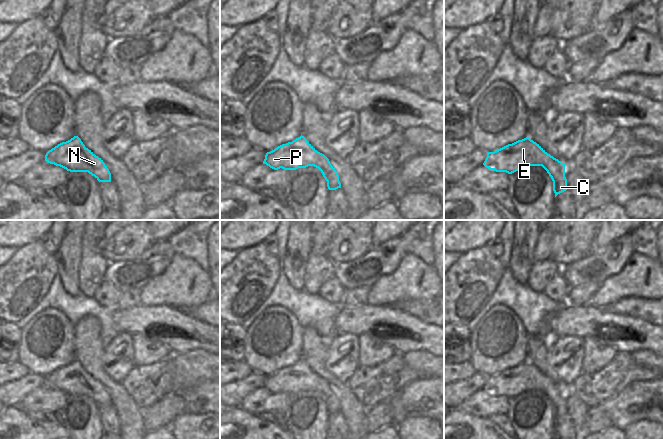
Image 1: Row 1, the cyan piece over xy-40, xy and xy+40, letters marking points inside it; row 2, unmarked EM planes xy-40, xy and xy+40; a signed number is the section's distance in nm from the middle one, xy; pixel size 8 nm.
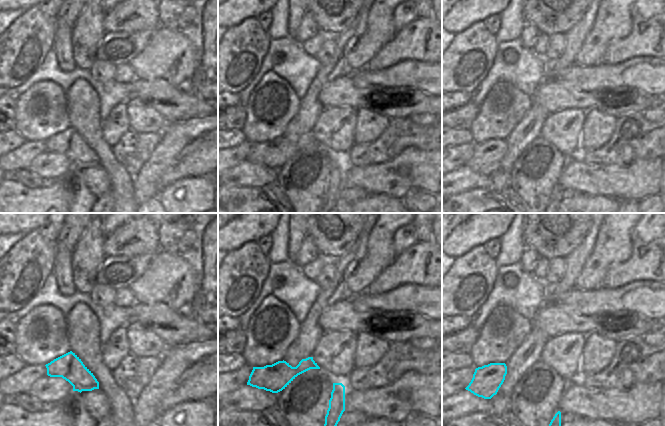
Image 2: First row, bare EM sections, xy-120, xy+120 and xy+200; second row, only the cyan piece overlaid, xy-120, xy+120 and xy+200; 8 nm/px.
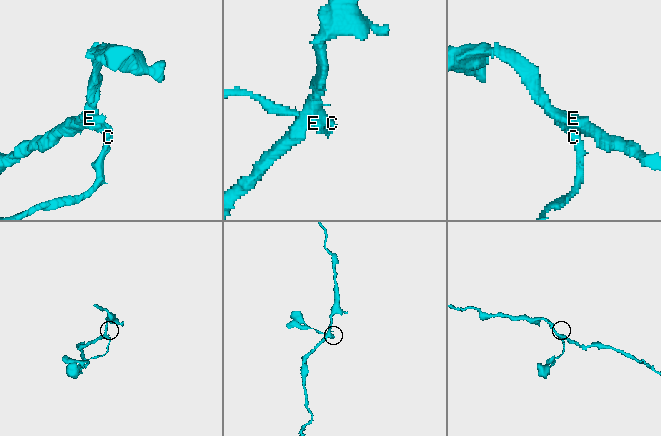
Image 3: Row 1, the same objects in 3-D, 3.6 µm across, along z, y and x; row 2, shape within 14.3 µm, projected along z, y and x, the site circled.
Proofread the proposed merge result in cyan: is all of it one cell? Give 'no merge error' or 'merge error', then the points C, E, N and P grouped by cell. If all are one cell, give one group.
no merge error; groups C E N P

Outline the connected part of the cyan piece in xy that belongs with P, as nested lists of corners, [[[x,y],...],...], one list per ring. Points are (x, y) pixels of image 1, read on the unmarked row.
[[[302,359],[267,376],[263,388],[274,394],[296,394],[314,390],[321,395],[329,414],[341,412],[339,399],[329,383],[318,376]]]

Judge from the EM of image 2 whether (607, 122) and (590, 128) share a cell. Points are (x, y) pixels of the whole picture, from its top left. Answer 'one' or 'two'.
one

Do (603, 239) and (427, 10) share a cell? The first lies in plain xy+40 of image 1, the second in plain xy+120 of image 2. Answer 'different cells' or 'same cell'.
different cells

